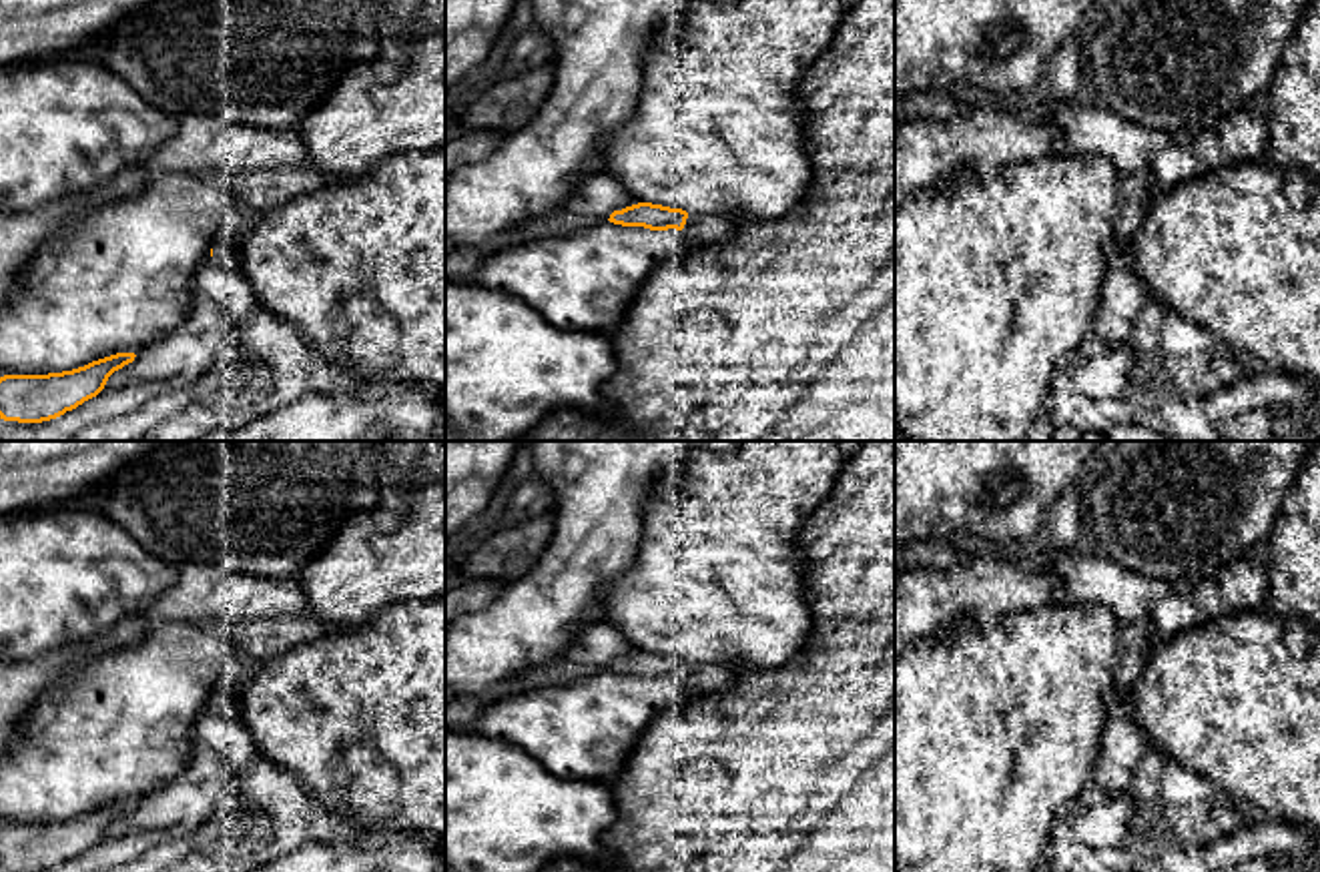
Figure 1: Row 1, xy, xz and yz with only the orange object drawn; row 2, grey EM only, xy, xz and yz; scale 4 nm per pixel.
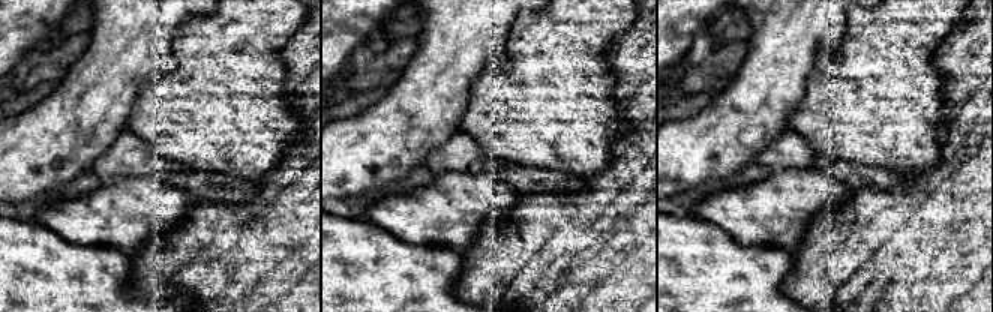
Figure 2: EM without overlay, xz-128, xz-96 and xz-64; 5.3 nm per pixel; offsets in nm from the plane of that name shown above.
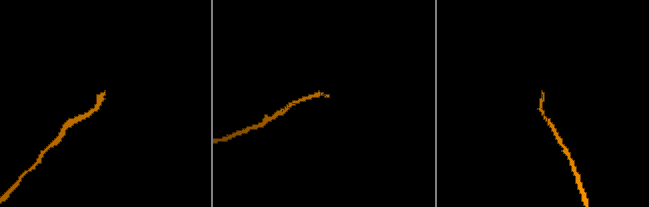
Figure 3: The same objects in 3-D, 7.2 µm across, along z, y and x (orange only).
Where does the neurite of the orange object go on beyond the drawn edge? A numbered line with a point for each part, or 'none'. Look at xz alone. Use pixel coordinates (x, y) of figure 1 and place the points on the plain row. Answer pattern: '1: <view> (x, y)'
1: xz (701, 678)

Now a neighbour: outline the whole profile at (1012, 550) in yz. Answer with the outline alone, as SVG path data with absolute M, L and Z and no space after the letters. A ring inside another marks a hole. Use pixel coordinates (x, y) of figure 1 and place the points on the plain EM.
M1069 485L1043 515L1041 527L1033 539L993 545L987 539L965 537L959 541L961 557L969 559L995 553L1001 559L1023 561L1039 551L1051 555L1073 551L1077 537L1083 533L1077 503L1077 491Z

